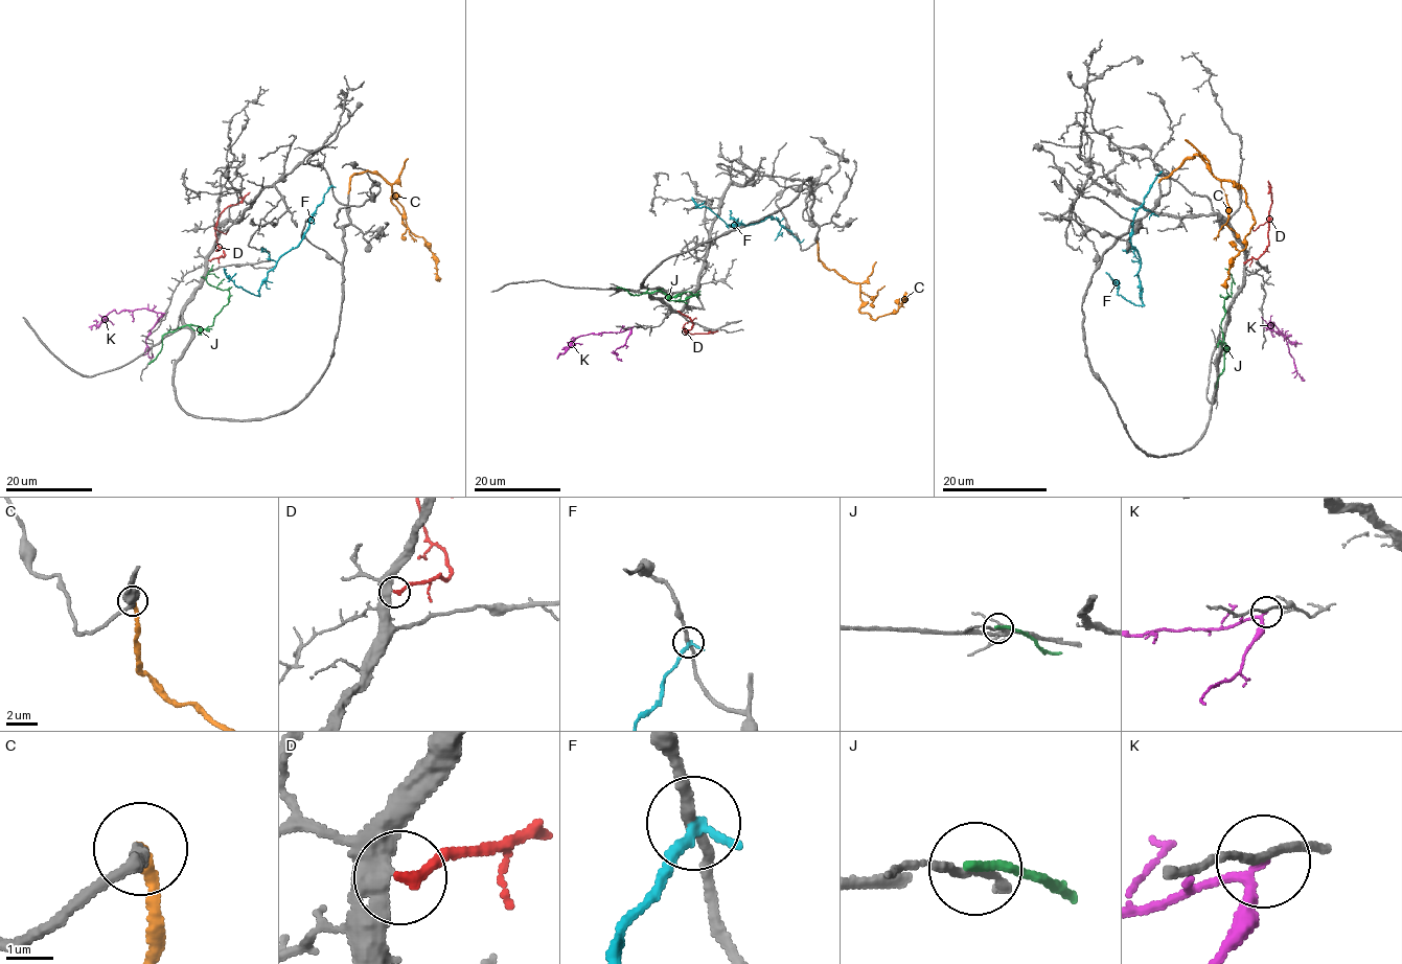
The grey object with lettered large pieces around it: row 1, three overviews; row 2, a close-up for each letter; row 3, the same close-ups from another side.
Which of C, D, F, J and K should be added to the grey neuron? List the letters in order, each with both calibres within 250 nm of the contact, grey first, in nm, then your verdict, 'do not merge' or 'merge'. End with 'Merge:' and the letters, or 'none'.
C: calibres 280 and 280 nm; merge
D: calibres 320 and 220 nm; do not merge
F: calibres 200 and 190 nm; do not merge
J: calibres 130 and 200 nm; do not merge
K: calibres 140 and 180 nm; do not merge
Merge: C

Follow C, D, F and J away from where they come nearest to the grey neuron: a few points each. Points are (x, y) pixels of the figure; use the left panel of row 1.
C: (348, 192), (354, 175), (372, 171), (382, 177), (391, 186), (403, 223), (435, 258), (439, 281)
D: (209, 260), (223, 257), (225, 252), (216, 242), (217, 216), (249, 191)
F: (330, 185), (311, 215), (302, 239), (268, 273), (259, 295), (237, 288), (223, 268)
J: (150, 363), (161, 349), (163, 335), (186, 325), (207, 328), (228, 302), (229, 292), (206, 279), (212, 265)

